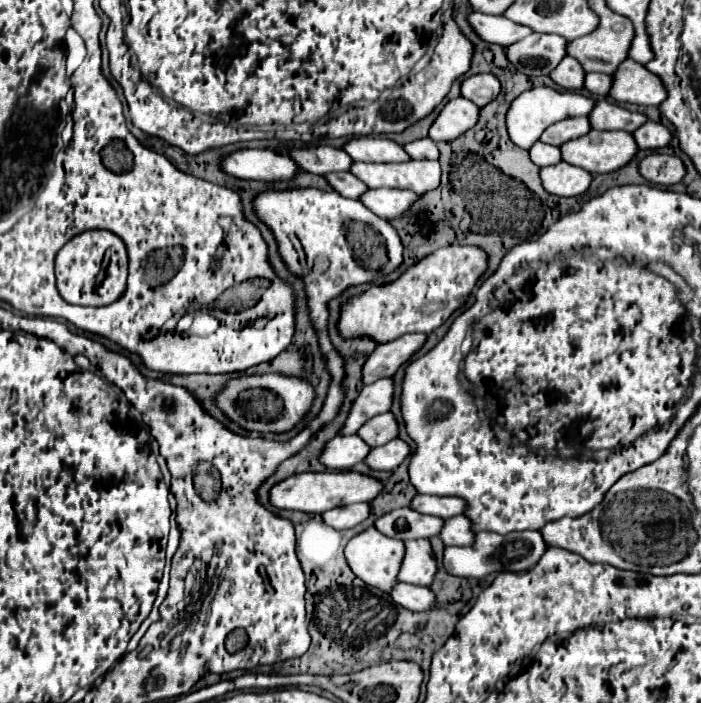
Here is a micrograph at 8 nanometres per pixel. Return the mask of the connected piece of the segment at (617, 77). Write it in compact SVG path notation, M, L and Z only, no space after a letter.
M626 59L614 73L614 85L610 89L610 97L618 103L654 105L638 101L664 101L668 97L668 91L664 91L664 83L658 75L650 73L644 65Z

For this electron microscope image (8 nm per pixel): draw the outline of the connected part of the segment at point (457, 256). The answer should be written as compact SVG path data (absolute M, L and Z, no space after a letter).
M442 247L424 257L414 267L406 269L398 281L384 287L372 287L364 295L345 302L338 329L344 337L368 335L378 343L386 343L406 333L432 333L466 303L468 295L486 269L488 255L484 255L480 247Z

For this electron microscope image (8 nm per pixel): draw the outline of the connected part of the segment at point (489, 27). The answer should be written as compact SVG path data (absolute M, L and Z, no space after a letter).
M472 13L468 17L470 25L474 27L474 31L488 43L498 43L498 45L512 45L524 37L528 37L532 33L530 27L524 27L520 23L512 23L506 17L498 17L498 15L484 15L484 13Z

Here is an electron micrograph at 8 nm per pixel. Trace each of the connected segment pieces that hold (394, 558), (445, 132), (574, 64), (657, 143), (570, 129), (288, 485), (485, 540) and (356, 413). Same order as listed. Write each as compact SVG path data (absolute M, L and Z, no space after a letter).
M368 527L348 541L344 555L350 569L364 583L380 587L382 591L392 591L392 587L398 583L404 543L386 537L384 533L376 531L376 527Z
M452 99L446 103L446 107L440 111L438 119L430 127L430 139L438 141L454 141L460 135L464 135L468 129L472 129L480 119L480 109L464 99Z
M566 55L562 59L562 63L550 73L552 81L558 83L562 89L568 89L564 85L578 85L578 89L582 89L584 87L582 85L584 83L584 75L586 75L586 71L580 67L580 61L572 59L570 55Z
M656 121L644 123L632 135L634 135L640 149L652 149L652 151L662 149L662 147L670 145L670 141L672 141L672 131Z
M574 117L574 119L564 119L564 121L558 121L554 125L550 125L540 141L544 143L550 143L550 145L562 145L566 141L572 141L576 137L582 137L586 133L592 131L592 125L590 125L590 119L588 117Z
M322 471L322 473L298 473L292 475L270 491L270 501L278 509L296 509L306 513L324 513L332 507L342 507L350 503L370 503L380 495L380 479L362 475L358 471Z
M480 531L472 547L446 547L444 567L450 575L484 579L490 573L500 571L526 571L538 563L546 551L546 543L538 531L514 531L508 535L496 535L492 531Z
M384 377L372 385L364 385L362 393L352 405L352 411L344 423L342 435L354 435L368 419L388 413L394 397L394 379Z

